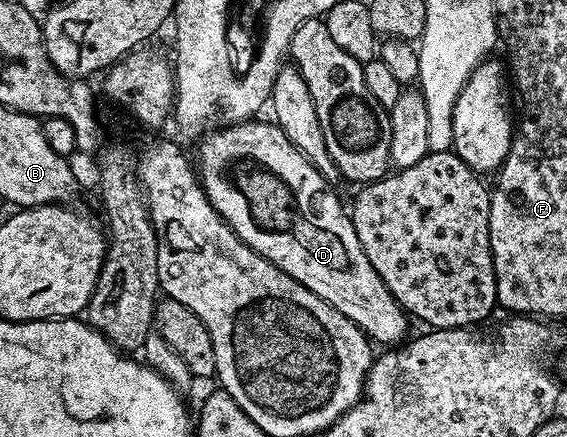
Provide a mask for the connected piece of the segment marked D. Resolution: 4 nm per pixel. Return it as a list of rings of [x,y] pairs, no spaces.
[[[247,121],[215,129],[197,144],[196,171],[211,205],[240,241],[272,261],[272,265],[288,273],[288,277],[300,281],[300,285],[316,293],[316,297],[344,313],[344,317],[352,320],[375,344],[401,344],[407,338],[408,316],[392,297],[388,285],[384,285],[380,273],[372,269],[372,261],[368,261],[360,237],[356,237],[354,220],[347,208],[346,211],[342,208],[337,193],[326,184],[327,176],[314,168],[312,161],[288,141],[277,122],[258,122]]]

